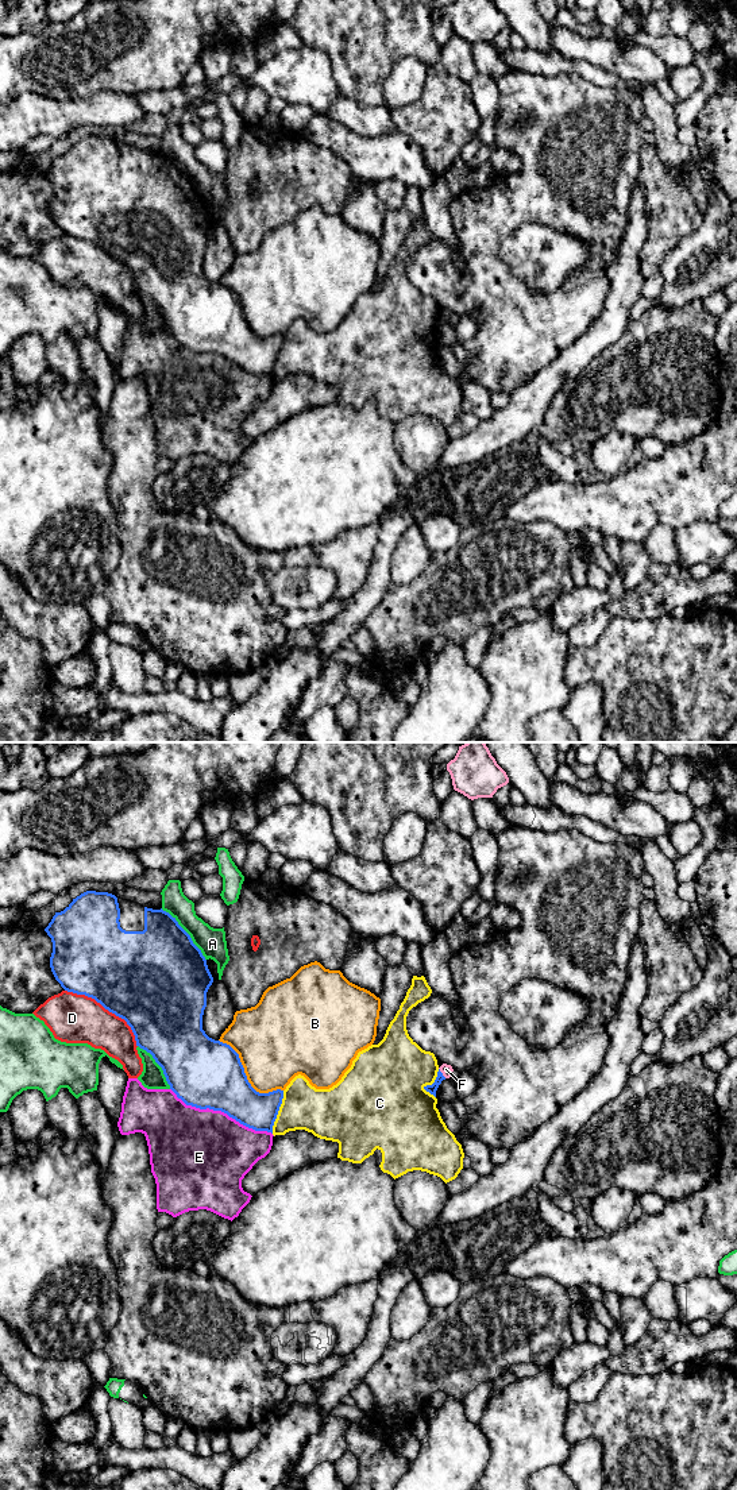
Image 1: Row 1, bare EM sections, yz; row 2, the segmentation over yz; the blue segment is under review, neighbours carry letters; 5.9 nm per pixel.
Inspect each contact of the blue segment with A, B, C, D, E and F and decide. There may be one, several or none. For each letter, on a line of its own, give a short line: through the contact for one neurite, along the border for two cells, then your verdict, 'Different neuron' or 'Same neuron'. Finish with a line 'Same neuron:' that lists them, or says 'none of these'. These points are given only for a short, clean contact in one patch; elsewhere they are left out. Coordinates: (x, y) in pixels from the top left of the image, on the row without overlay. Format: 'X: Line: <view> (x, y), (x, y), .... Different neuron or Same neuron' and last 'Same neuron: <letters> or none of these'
A: Different neuron
B: Different neuron
C: Different neuron
D: Different neuron
E: Different neuron
F: Line: yz (439, 312), (446, 321). Different neuron
Same neuron: none of these

